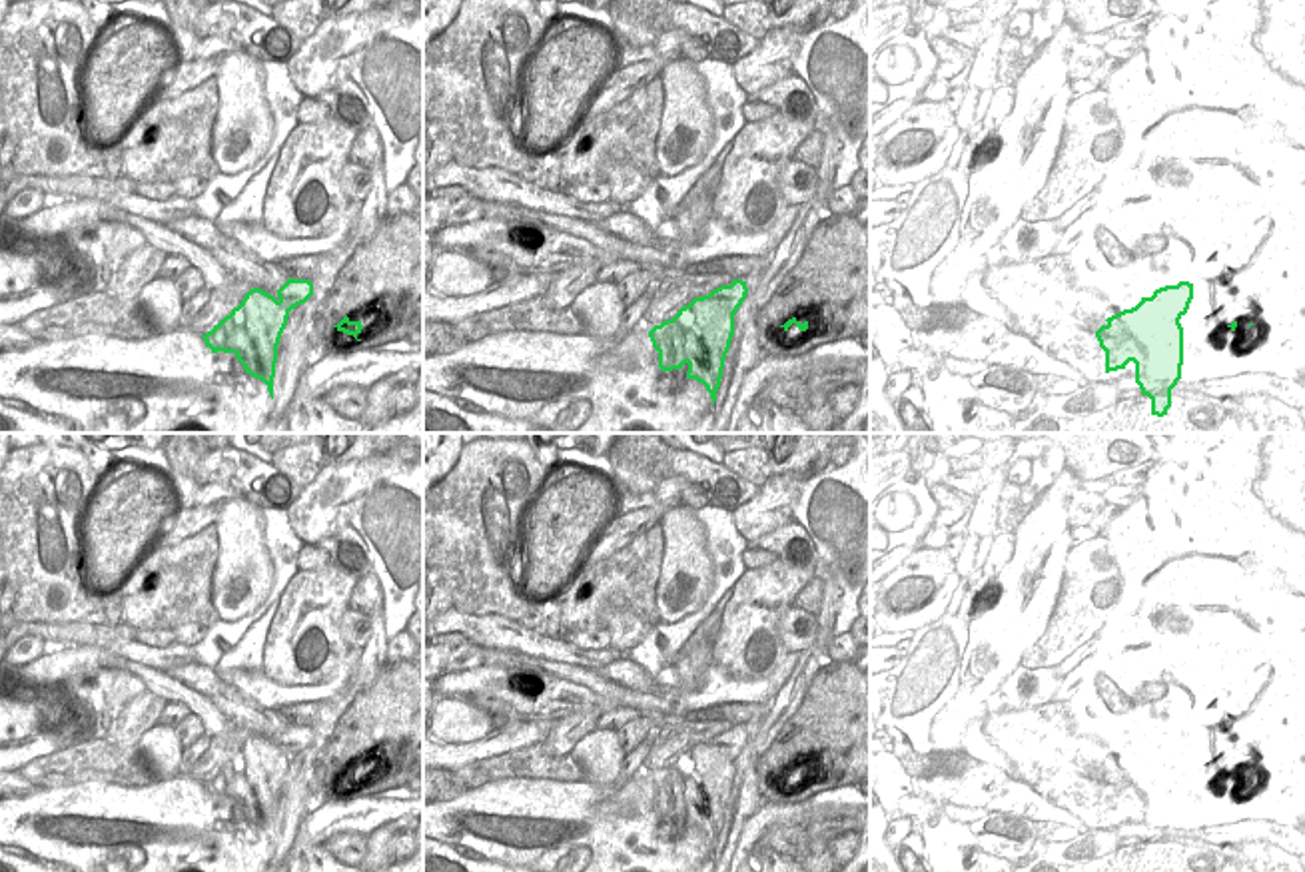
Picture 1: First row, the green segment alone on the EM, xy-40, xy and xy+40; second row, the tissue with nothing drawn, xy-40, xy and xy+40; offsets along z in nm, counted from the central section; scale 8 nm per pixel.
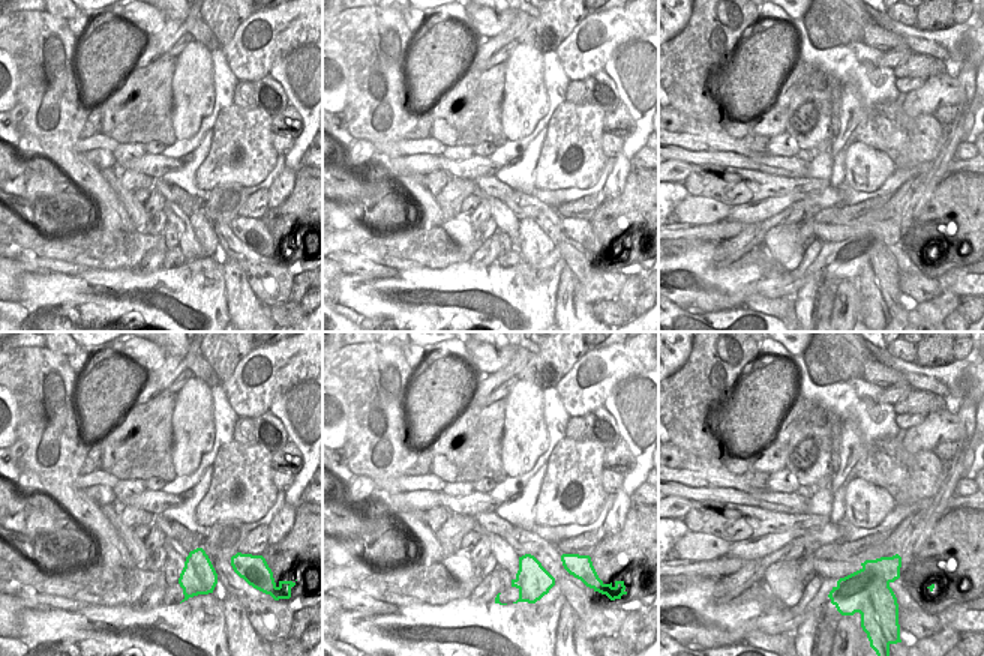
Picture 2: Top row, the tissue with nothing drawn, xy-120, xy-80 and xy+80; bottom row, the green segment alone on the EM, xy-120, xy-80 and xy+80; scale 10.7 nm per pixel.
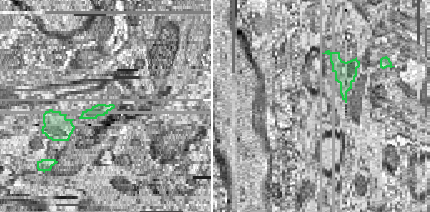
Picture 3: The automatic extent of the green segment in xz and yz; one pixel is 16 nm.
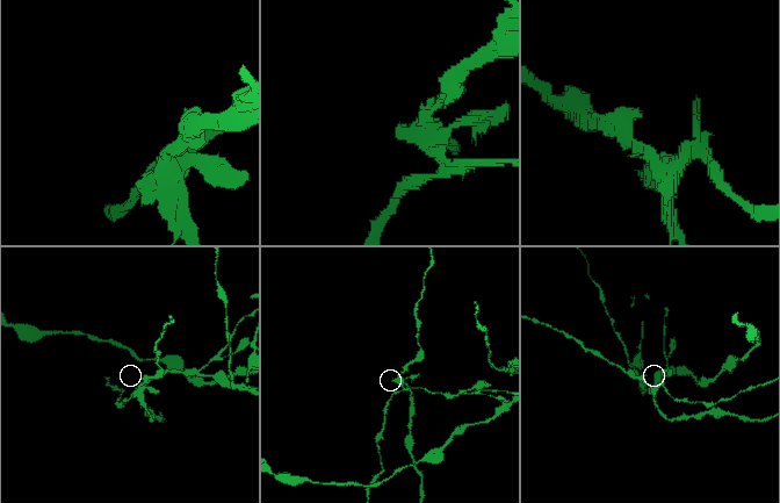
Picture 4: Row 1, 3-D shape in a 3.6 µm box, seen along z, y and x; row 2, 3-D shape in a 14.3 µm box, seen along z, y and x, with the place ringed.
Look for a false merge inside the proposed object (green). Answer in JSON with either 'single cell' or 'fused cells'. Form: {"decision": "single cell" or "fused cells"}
{"decision": "fused cells"}

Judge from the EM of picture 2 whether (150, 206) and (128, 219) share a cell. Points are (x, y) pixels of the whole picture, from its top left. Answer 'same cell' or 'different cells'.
different cells

